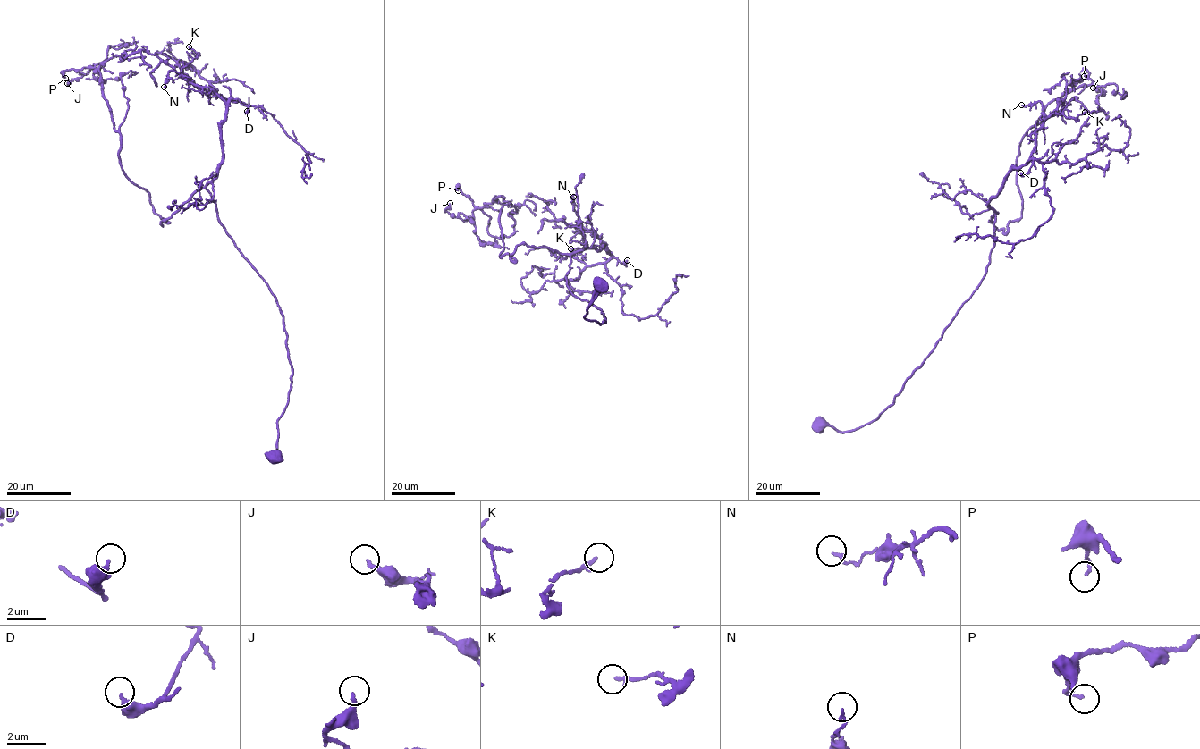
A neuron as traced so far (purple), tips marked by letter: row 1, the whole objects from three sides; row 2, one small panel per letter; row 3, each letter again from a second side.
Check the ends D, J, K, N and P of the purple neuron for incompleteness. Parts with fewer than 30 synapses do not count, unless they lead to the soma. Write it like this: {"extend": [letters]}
{"extend": []}

